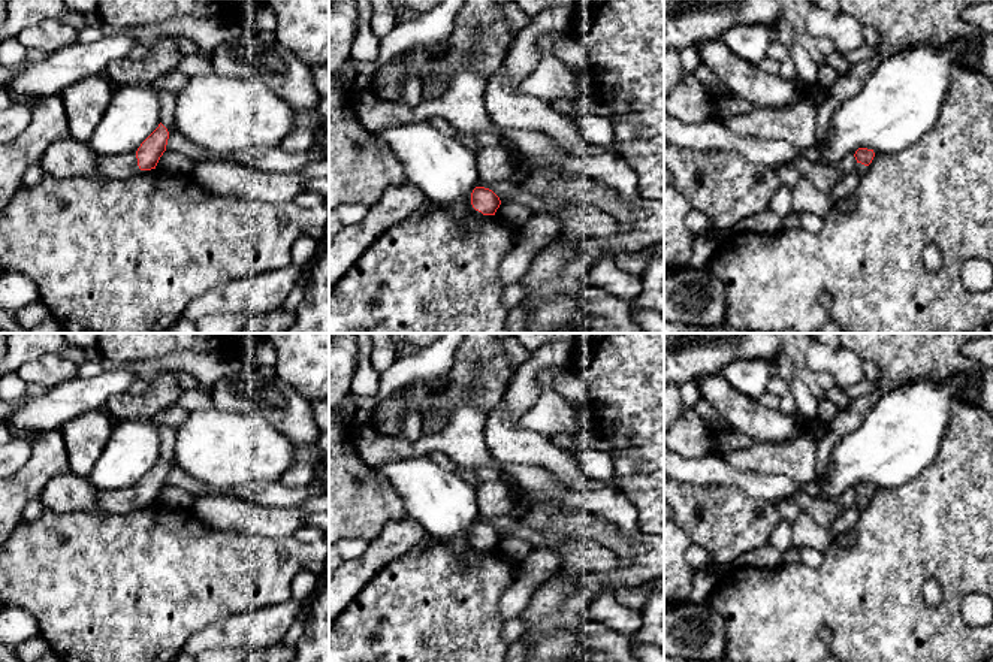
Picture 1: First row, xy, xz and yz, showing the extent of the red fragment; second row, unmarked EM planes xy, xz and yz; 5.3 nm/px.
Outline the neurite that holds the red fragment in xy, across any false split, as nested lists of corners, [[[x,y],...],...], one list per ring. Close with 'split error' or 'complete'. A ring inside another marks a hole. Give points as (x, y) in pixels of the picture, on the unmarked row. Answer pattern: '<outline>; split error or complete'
[[[160,457],[159,462],[141,478],[136,486],[138,501],[141,505],[156,504],[160,492],[166,486],[167,474],[169,466]]]; complete

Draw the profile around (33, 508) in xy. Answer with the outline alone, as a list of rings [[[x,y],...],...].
[[[31,499],[25,504],[19,522],[34,522],[42,516],[43,511],[45,508],[40,499]]]

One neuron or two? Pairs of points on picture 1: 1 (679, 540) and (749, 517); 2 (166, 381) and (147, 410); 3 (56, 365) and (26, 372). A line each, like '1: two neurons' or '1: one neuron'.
1: two neurons
2: one neuron
3: one neuron

